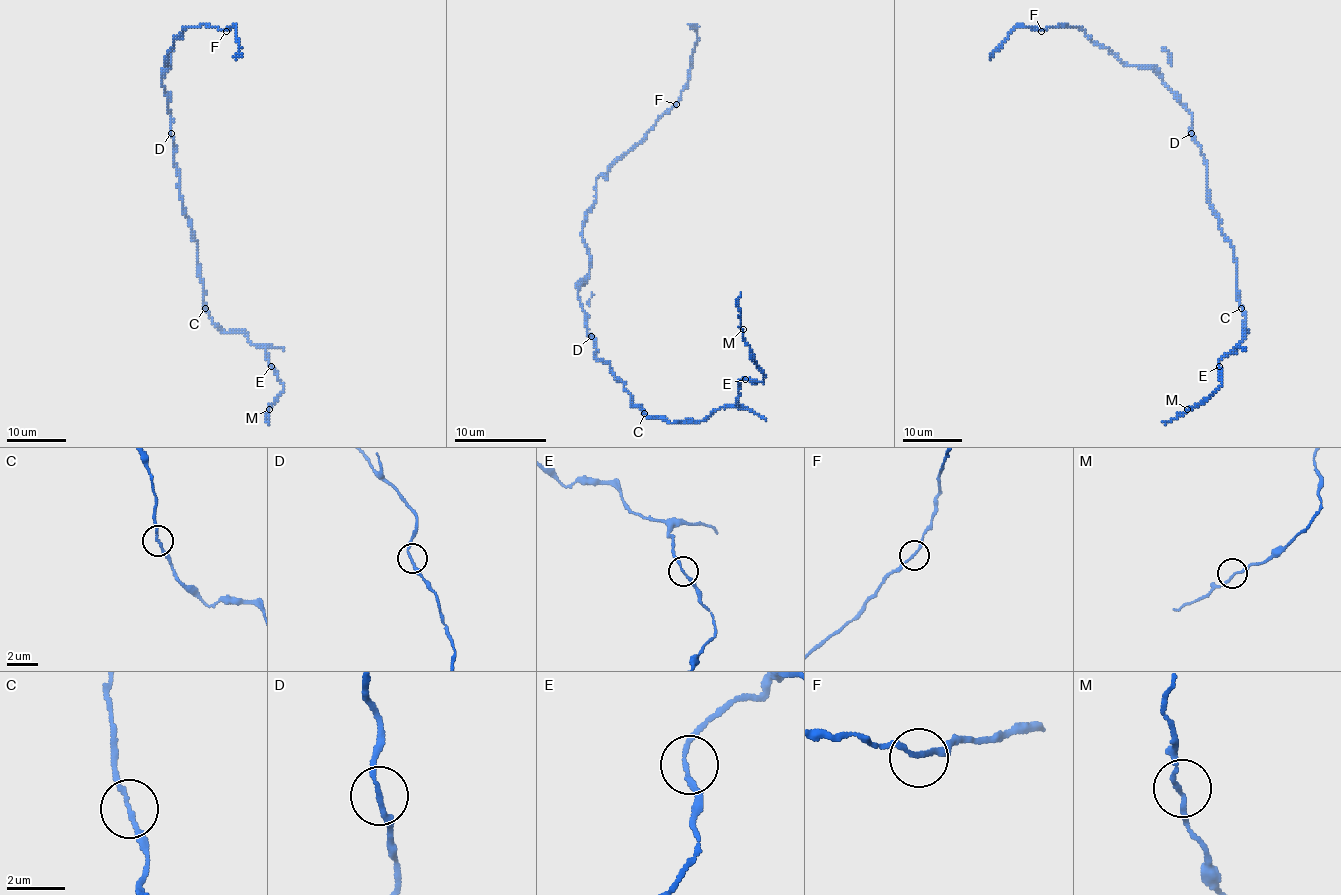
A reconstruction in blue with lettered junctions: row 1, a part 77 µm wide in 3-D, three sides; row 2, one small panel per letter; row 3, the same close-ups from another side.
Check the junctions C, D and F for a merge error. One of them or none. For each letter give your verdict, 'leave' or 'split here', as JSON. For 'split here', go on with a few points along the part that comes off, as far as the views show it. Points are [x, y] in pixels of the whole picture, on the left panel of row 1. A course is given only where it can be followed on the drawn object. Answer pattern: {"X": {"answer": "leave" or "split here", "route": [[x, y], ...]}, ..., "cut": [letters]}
{"C": {"answer": "split here", "route": [[205, 308], [211, 321], [225, 332], [243, 332], [251, 342], [262, 345], [283, 387], [269, 408], [268, 422]]}, "D": {"answer": "leave"}, "F": {"answer": "leave"}, "cut": ["C"]}

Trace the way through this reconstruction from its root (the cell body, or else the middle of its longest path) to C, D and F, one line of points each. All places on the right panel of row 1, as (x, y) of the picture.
C: (1208, 176), (1208, 203), (1218, 218), (1222, 235), (1233, 249), (1242, 308)
D: (1208, 176), (1202, 148), (1191, 133)
F: (1208, 176), (1202, 148), (1190, 130), (1193, 115), (1150, 66), (1124, 65), (1077, 26), (1059, 25), (1041, 31)

